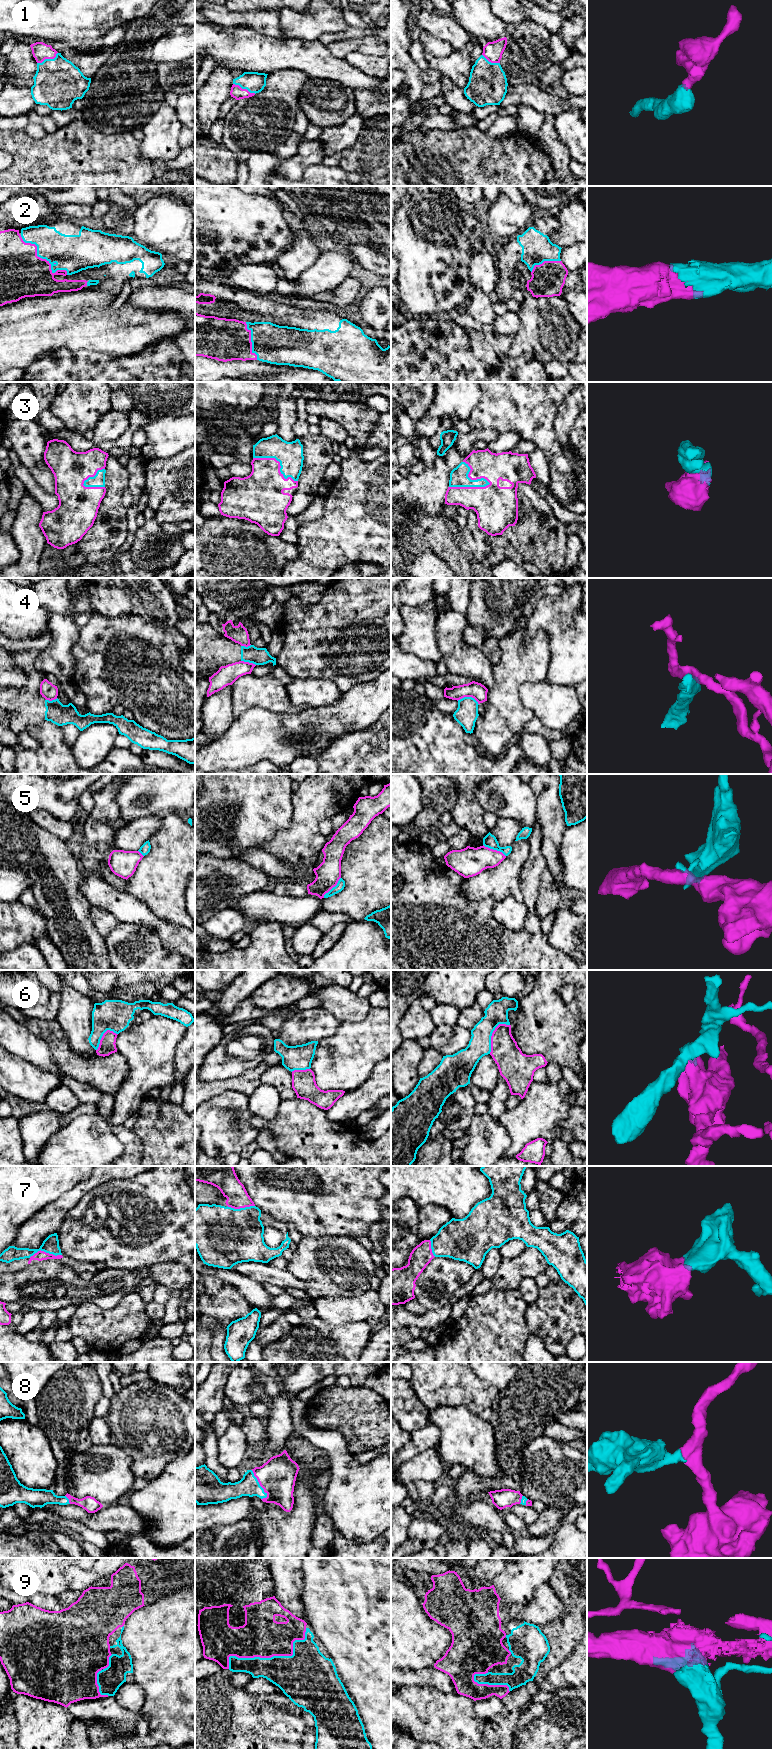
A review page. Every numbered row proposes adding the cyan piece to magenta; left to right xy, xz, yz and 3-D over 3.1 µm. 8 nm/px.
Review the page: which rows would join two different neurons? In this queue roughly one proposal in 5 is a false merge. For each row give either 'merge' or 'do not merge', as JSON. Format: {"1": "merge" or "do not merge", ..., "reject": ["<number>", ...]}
{"1": "merge", "2": "merge", "3": "merge", "4": "do not merge", "5": "do not merge", "6": "do not merge", "7": "merge", "8": "merge", "9": "merge", "reject": ["4", "5", "6"]}

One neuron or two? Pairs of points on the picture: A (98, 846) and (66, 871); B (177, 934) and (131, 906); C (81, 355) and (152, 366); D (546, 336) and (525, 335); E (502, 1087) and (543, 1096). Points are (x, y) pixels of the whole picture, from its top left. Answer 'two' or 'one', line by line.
A: two
B: one
C: one
D: one
E: two

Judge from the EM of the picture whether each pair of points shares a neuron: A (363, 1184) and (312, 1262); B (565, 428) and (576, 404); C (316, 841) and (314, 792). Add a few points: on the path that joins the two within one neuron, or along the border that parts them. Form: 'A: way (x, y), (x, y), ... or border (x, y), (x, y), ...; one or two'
A: border (305, 1236), (350, 1236), (352, 1238); two
B: way (565, 422), (567, 413), (570, 410); one
C: way (312, 829), (312, 804); one

